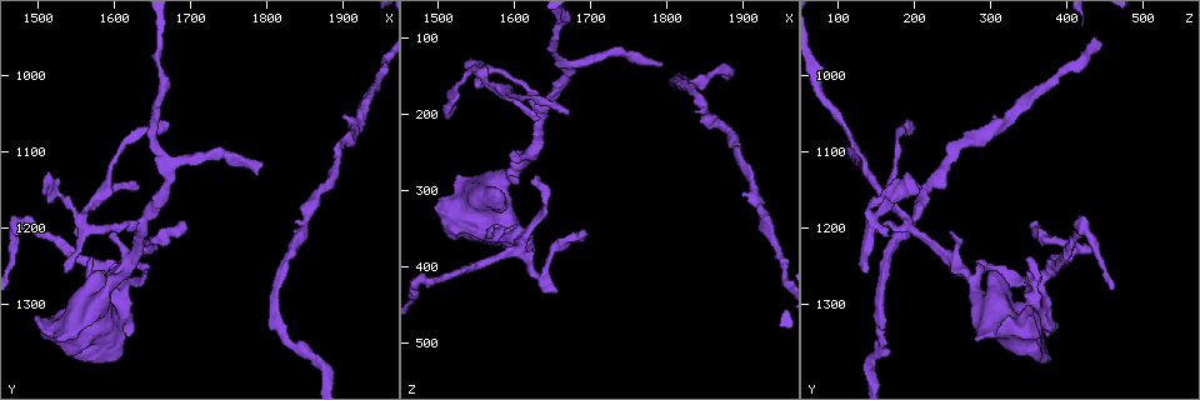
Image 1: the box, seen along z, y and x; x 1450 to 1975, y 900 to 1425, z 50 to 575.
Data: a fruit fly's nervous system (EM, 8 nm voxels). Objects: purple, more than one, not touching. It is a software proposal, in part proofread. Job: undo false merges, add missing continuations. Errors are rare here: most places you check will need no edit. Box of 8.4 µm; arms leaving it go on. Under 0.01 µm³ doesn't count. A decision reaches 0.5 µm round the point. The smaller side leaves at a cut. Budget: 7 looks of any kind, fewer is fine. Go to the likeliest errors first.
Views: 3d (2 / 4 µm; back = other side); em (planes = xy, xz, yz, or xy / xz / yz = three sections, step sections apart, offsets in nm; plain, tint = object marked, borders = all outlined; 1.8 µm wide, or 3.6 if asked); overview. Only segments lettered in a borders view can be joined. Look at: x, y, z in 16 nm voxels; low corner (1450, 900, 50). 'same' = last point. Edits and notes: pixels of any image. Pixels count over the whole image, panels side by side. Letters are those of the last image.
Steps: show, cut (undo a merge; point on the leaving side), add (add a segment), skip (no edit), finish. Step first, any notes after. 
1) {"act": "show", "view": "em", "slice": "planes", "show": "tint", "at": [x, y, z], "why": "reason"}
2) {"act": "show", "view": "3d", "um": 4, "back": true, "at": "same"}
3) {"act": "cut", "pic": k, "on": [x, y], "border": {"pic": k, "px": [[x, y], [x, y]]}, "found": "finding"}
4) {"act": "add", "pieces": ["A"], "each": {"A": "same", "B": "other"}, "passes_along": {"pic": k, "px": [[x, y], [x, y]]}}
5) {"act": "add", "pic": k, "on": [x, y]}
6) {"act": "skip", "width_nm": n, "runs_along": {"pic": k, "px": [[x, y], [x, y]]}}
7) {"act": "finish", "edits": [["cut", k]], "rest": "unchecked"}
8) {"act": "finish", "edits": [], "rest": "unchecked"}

{"act": "show", "view": "3d", "um": 2, "at": [1555, 1185, 150], "why": "sharp bend"}

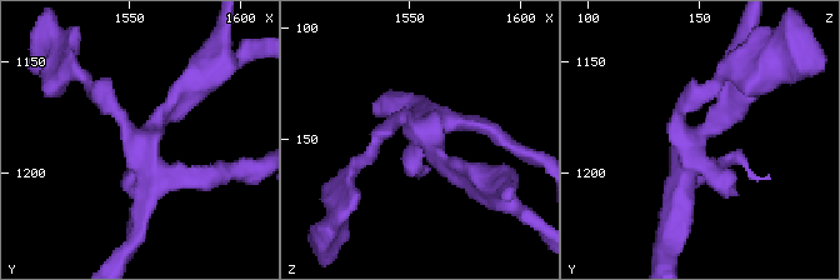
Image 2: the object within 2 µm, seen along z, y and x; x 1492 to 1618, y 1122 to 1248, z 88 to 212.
{"act": "show", "view": "em", "slice": "yz", "step": 16, "show": "tint", "at": [1556, 1186, 148], "arms": 4}

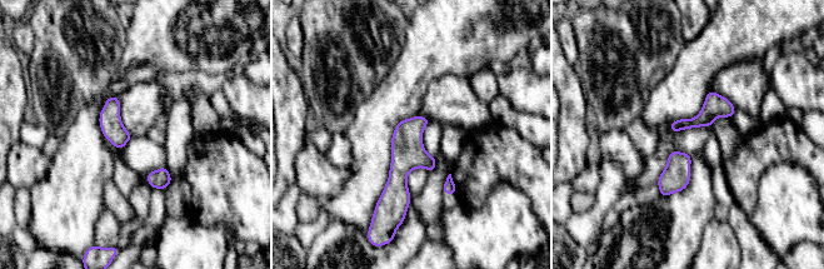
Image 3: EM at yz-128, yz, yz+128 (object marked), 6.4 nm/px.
{"act": "show", "view": "em", "slice": "yz", "step": 16, "show": "borders", "at": "same", "why": "what lies round it"}

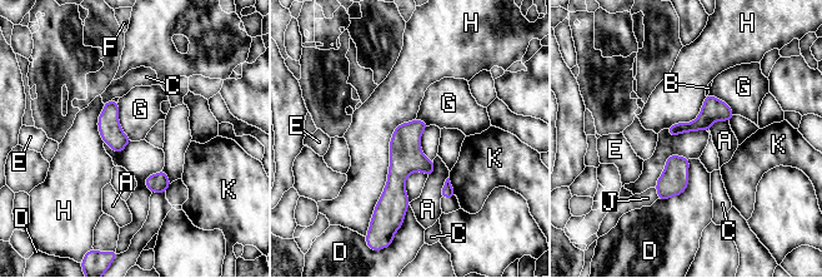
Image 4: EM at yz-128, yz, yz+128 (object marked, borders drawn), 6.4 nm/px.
{"act": "skip", "each": {"A": "other", "B": "other", "C": "other", "D": "other", "E": "other", "F": "other", "G": "other", "H": "other", "J": "other", "K": "other"}, "found": "continuous, no second neuron"}

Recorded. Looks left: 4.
{"act": "show", "view": "3d", "um": 4, "at": [1790, 1130, 135], "why": "free end"}

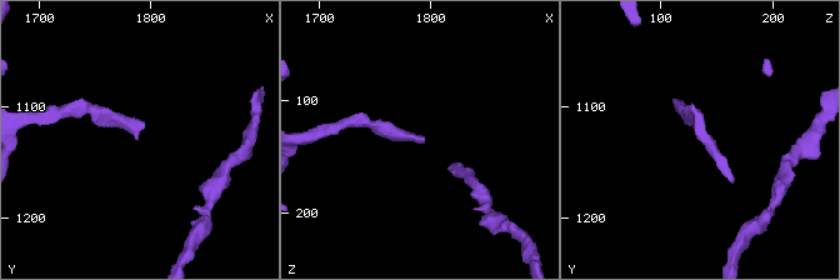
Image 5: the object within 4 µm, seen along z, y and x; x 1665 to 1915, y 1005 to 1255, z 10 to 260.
{"act": "show", "view": "em", "slice": "planes", "show": "borders", "at": [1788, 1132, 136], "why": "shape alone is not enough"}

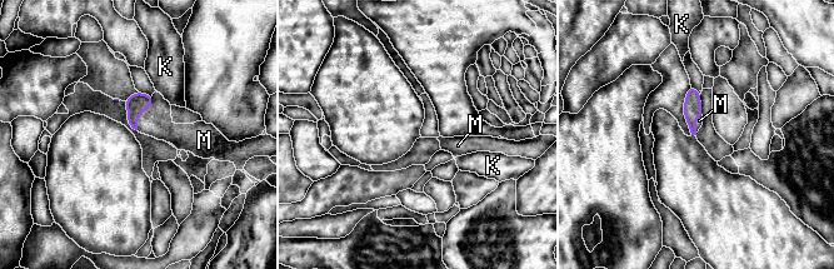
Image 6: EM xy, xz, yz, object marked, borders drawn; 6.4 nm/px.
{"act": "add", "pieces": ["M"], "longest_contact_nm": ["M", 240], "each": {"K": "other", "M": "same"}, "found": "the neuron continues"}

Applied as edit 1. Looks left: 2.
{"act": "show", "view": "em", "slice": "yz", "step": 8, "show": "tint", "at": [1670, 1060, 200], "why": "thin end"}

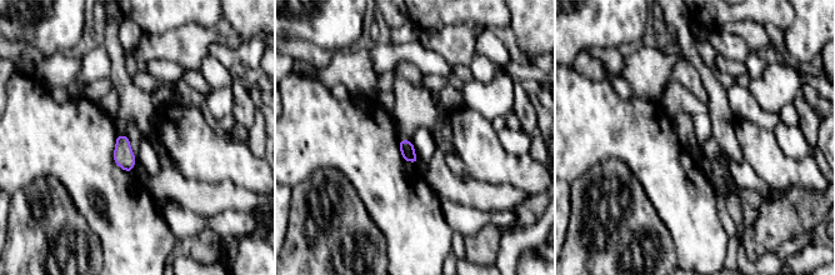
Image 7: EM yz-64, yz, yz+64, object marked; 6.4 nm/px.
{"act": "show", "view": "em", "slice": "planes", "show": "borders", "at": "same", "why": "another direction"}

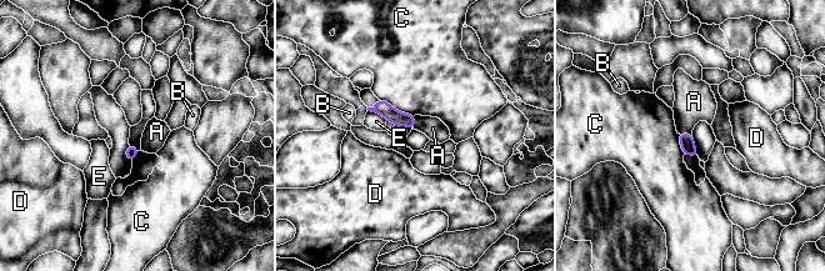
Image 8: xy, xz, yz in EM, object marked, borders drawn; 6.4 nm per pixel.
{"act": "skip", "longest_contact_nm": ["C", 260], "each": {"A": "other", "B": "other", "C": "other", "D": "other", "E": "other"}, "found": "none of them fits"}

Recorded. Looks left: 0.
{"act": "finish", "edits": [["add", 6]], "rest": "unchecked"}

